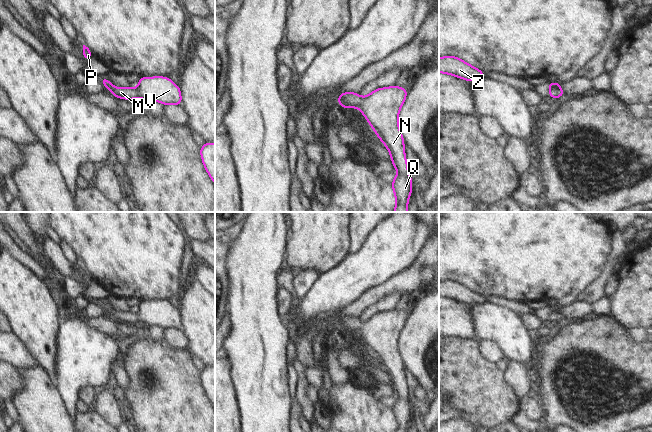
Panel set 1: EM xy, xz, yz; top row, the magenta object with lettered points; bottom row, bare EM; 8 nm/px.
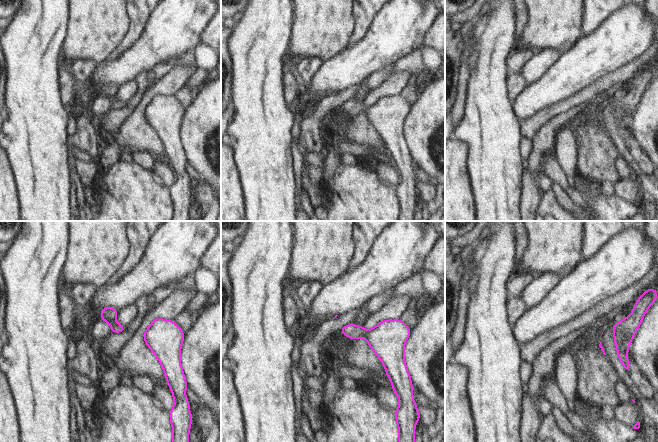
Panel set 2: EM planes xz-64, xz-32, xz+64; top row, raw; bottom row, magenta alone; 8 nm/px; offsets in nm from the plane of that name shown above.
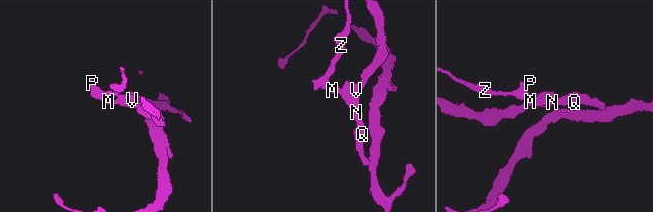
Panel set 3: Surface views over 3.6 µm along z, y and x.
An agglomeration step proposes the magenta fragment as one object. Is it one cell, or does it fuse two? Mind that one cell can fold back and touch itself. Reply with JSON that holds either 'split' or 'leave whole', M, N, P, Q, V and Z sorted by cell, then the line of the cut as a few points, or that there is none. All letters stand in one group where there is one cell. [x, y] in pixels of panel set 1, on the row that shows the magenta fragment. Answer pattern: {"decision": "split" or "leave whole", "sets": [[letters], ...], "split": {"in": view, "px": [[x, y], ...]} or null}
{"decision": "leave whole", "sets": [["M", "N", "P", "Q", "V", "Z"]], "split": null}

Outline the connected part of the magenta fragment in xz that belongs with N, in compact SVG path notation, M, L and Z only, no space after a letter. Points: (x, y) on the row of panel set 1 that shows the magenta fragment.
M393 85L377 88L364 98L357 93L347 92L341 93L337 99L344 109L357 107L390 152L392 164L398 171L391 184L396 197L393 212L408 212L407 201L412 193L413 179L408 174L404 139L398 126L398 114L407 93L403 87Z

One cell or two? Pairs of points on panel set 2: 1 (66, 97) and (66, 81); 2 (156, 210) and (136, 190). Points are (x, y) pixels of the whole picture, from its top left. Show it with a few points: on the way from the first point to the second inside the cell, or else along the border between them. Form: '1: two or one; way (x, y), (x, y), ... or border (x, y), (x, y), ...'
1: one; way (66, 93), (66, 85)
2: one; way (151, 205), (141, 195)

